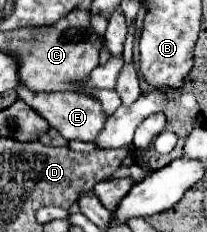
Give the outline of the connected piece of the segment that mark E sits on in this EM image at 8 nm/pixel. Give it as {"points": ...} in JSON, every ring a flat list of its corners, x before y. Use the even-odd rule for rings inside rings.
{"points":[[20,85,16,89,16,93,18,93,20,101,28,103,40,117,44,117,68,141,72,141,72,139,94,141,94,137,102,131,102,127,106,123,106,113,102,111,100,103,96,99,88,97,86,93,72,93,72,91,64,91,64,93,32,93,24,85]]}

